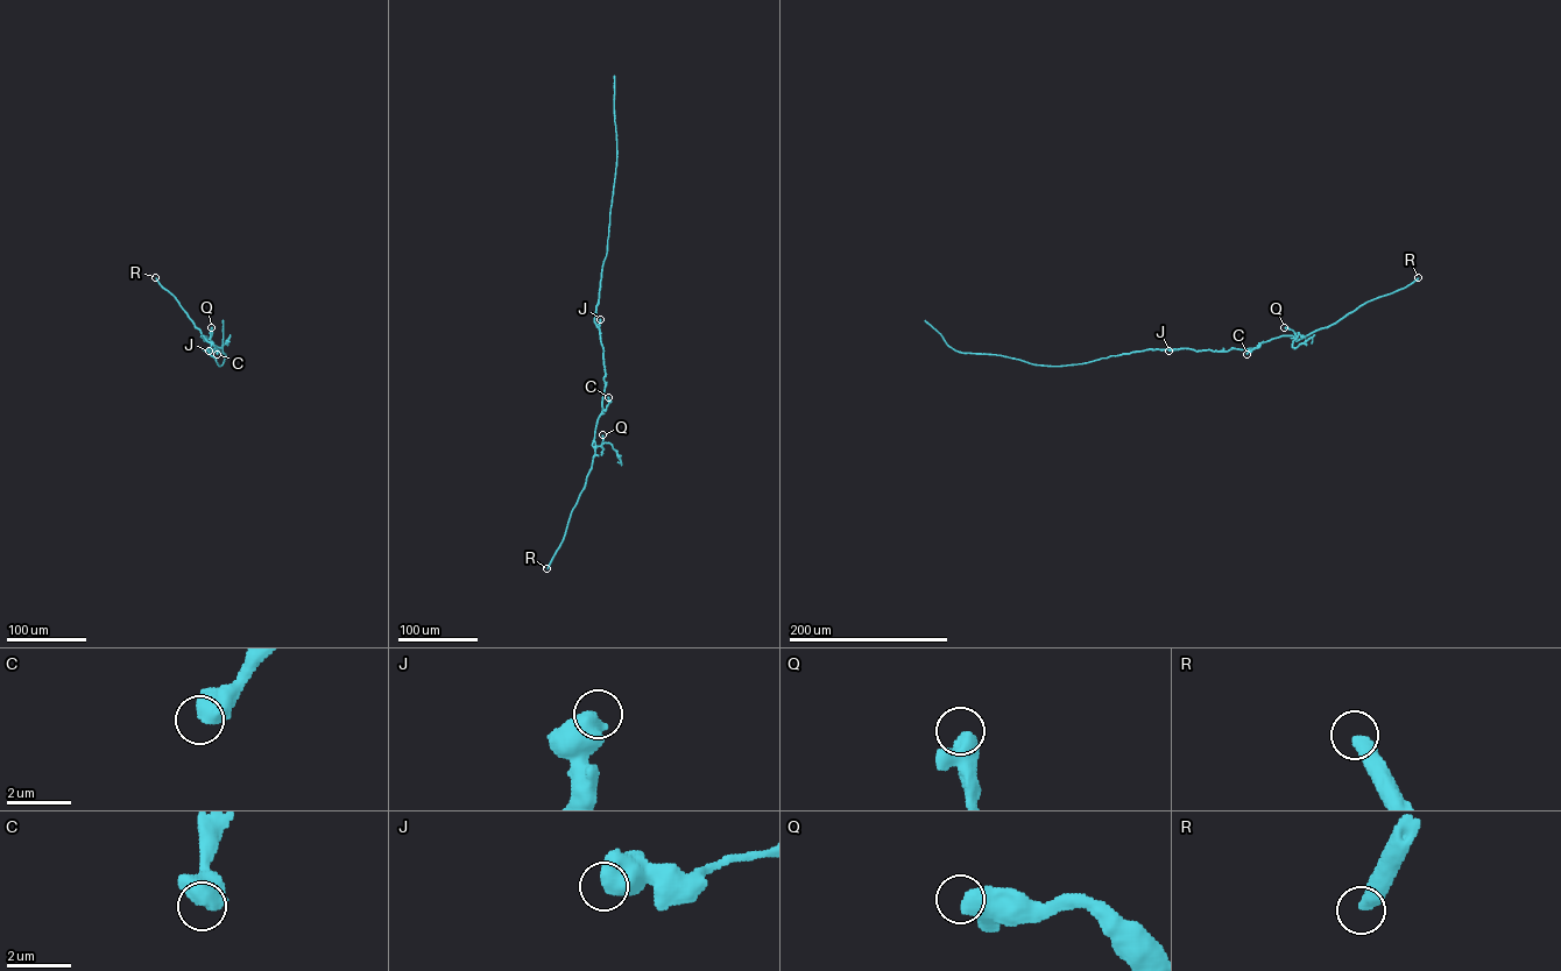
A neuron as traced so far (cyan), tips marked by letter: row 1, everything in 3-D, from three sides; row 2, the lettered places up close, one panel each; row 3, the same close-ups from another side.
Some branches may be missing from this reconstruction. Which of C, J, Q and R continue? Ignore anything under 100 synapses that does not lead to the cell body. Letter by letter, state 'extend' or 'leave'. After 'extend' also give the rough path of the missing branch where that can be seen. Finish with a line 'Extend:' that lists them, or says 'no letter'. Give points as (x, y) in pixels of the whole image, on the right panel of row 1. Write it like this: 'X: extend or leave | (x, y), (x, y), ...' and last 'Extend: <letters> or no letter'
C: leave
J: leave
Q: leave
R: leave
Extend: no letter

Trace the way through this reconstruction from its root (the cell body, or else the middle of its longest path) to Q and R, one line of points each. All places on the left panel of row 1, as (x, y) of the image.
Q: (209, 348), (213, 351), (200, 337), (209, 339), (211, 327)
R: (209, 348), (213, 351), (155, 277)

